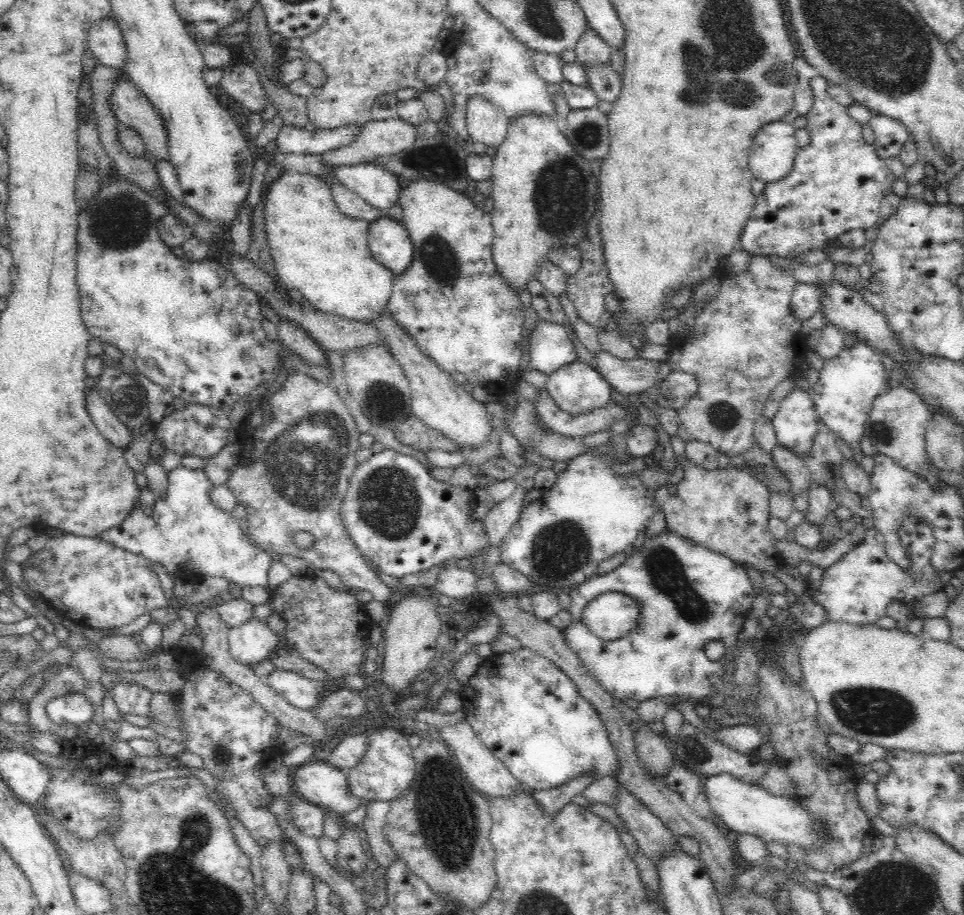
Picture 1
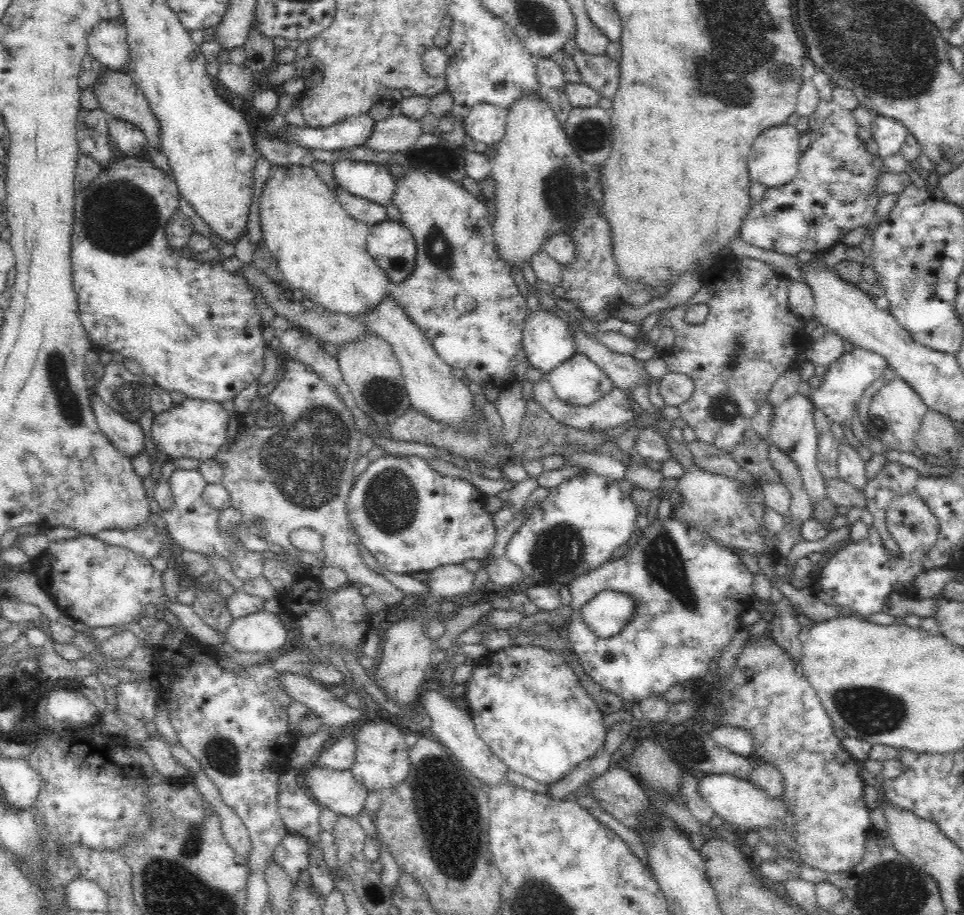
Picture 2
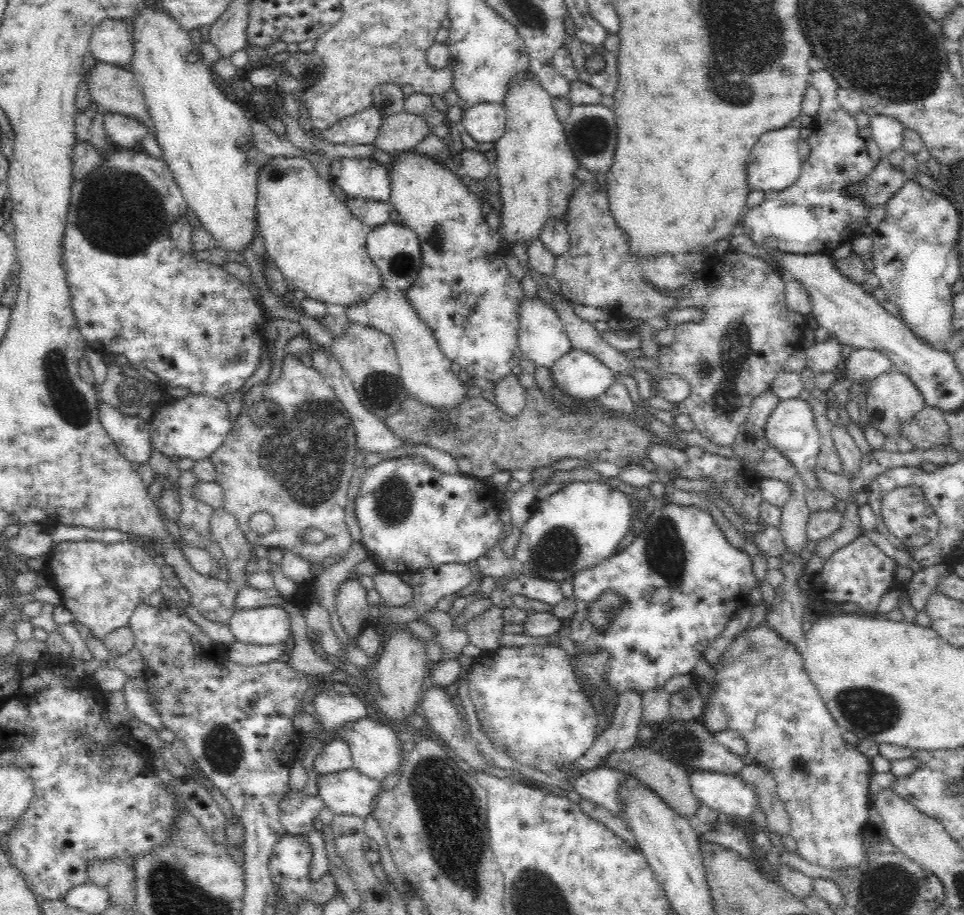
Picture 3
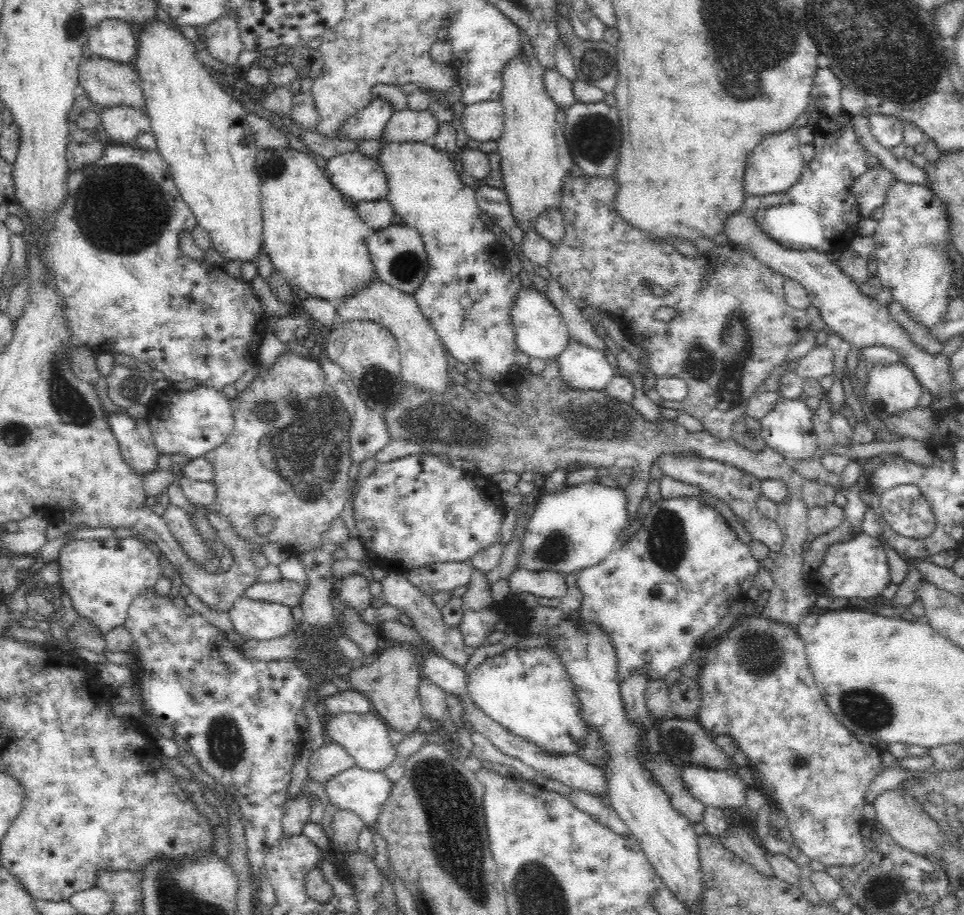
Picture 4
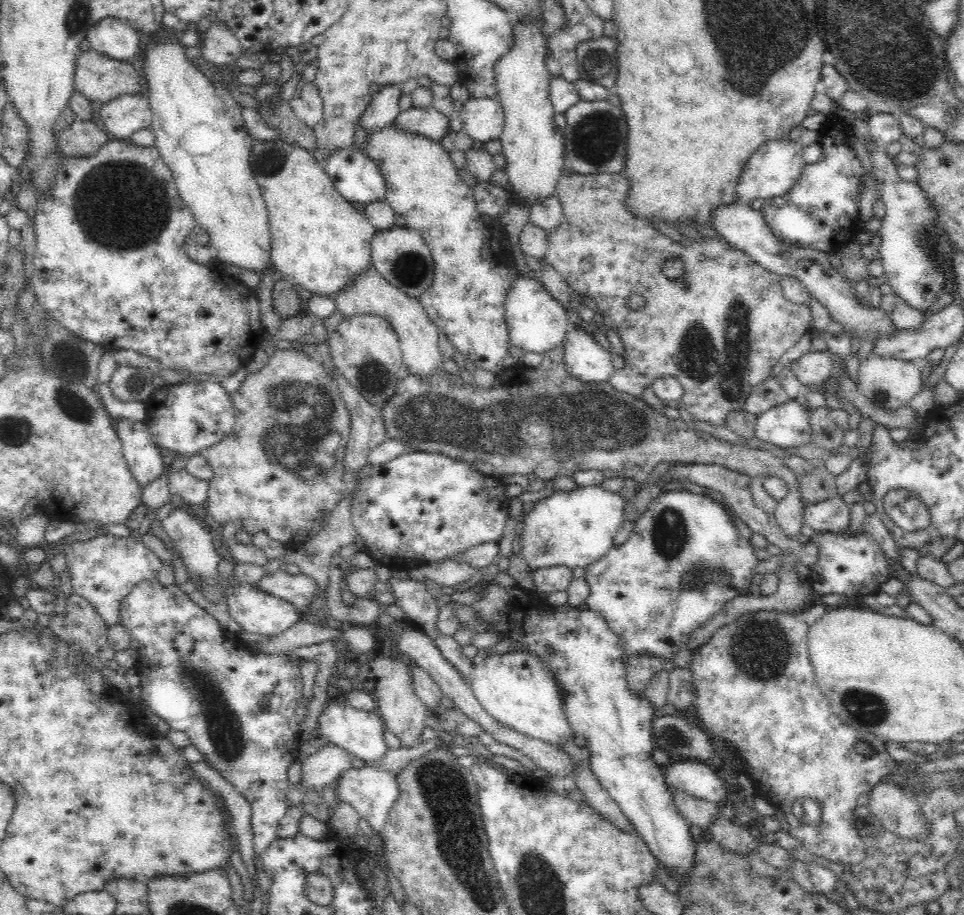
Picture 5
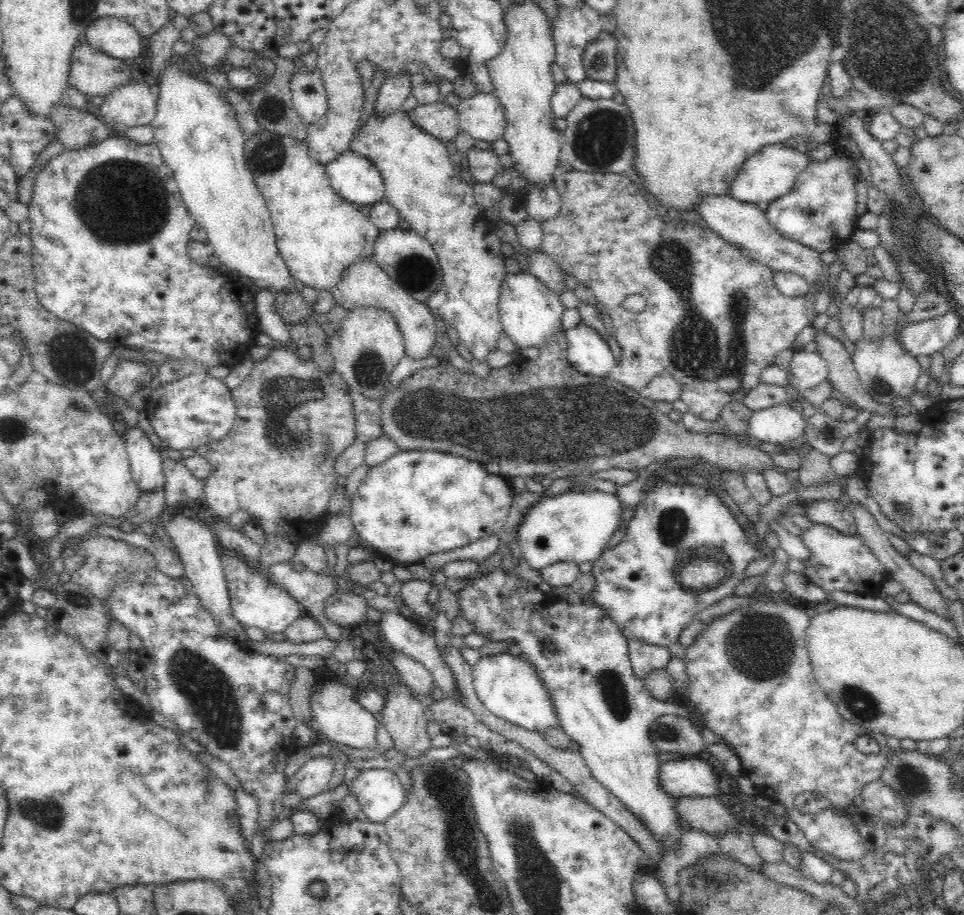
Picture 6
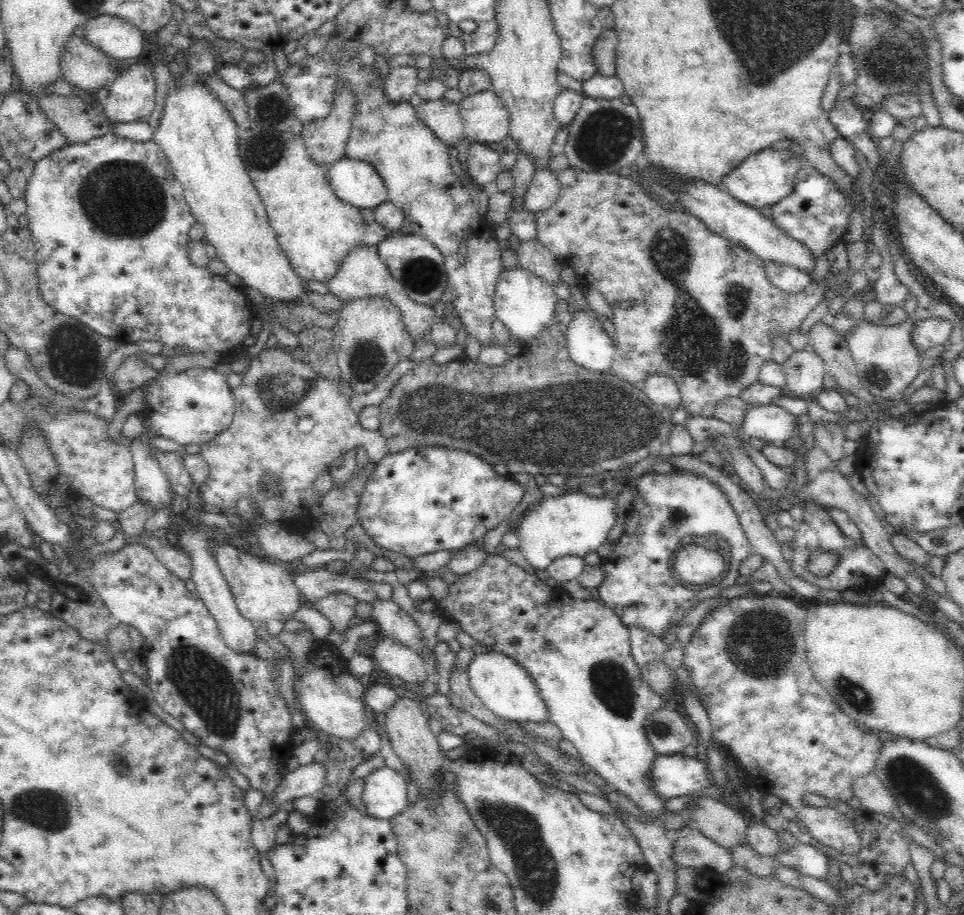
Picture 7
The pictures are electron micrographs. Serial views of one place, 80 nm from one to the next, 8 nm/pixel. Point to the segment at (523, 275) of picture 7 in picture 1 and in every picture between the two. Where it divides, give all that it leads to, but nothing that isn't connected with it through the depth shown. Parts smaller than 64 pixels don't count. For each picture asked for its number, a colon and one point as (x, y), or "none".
1: (550, 348)
2: (547, 341)
3: (543, 340)
4: (540, 332)
5: (537, 323)
6: (530, 312)

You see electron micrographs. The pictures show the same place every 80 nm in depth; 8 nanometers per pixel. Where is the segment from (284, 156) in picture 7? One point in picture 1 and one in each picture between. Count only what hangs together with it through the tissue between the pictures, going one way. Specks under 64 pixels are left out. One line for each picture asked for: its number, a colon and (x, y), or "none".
1: (317, 249)
2: (321, 250)
3: (321, 248)
4: (318, 243)
5: (318, 241)
6: (319, 235)

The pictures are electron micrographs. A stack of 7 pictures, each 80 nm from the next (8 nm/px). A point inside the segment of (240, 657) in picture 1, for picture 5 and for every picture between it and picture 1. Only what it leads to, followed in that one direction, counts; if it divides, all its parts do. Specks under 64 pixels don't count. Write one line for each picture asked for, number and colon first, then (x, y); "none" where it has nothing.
2: (260, 632)
3: (260, 626)
4: (261, 621)
5: (256, 612)

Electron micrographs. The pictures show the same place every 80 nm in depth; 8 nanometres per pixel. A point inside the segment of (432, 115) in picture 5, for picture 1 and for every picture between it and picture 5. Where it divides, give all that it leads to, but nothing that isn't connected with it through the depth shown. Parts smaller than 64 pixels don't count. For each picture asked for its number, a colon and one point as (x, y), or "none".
1: (387, 137)
2: (395, 134)
3: (401, 131)
4: (403, 126)

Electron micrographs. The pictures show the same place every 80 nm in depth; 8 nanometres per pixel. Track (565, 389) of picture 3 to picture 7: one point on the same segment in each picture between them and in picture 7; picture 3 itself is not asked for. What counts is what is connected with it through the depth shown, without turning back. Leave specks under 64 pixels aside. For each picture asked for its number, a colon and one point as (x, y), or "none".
4: (583, 368)
5: (584, 359)
6: (587, 352)
7: (589, 346)

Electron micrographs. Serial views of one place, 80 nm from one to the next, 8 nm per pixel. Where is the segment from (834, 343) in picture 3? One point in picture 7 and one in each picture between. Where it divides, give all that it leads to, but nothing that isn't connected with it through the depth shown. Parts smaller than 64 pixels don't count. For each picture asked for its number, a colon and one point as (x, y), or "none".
4: (818, 362)
5: (814, 367)
6: (807, 369)
7: (804, 371)

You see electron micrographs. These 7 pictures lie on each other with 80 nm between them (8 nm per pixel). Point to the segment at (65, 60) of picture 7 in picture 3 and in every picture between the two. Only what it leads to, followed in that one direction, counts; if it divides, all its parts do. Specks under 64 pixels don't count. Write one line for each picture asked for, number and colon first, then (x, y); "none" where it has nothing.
3: (114, 89)
4: (108, 84)
5: (99, 78)
6: (92, 72)

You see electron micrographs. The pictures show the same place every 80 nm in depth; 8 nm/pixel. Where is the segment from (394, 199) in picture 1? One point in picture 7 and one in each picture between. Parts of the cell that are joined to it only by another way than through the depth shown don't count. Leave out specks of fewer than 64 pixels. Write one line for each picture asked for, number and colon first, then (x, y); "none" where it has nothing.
2: (374, 182)
3: (359, 178)
4: (354, 174)
5: (355, 175)
6: (355, 178)
7: (356, 182)

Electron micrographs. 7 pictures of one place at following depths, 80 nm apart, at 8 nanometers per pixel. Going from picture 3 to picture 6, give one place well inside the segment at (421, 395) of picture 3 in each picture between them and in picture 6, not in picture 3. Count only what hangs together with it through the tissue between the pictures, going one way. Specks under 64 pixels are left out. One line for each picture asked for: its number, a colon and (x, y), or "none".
4: (423, 362)
5: (369, 293)
6: (365, 284)

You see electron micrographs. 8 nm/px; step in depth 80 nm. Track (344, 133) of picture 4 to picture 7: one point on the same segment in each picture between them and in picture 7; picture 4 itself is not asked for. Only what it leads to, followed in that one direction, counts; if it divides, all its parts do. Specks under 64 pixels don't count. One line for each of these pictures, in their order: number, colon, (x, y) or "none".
5: (383, 108)
6: (393, 90)
7: (400, 85)

